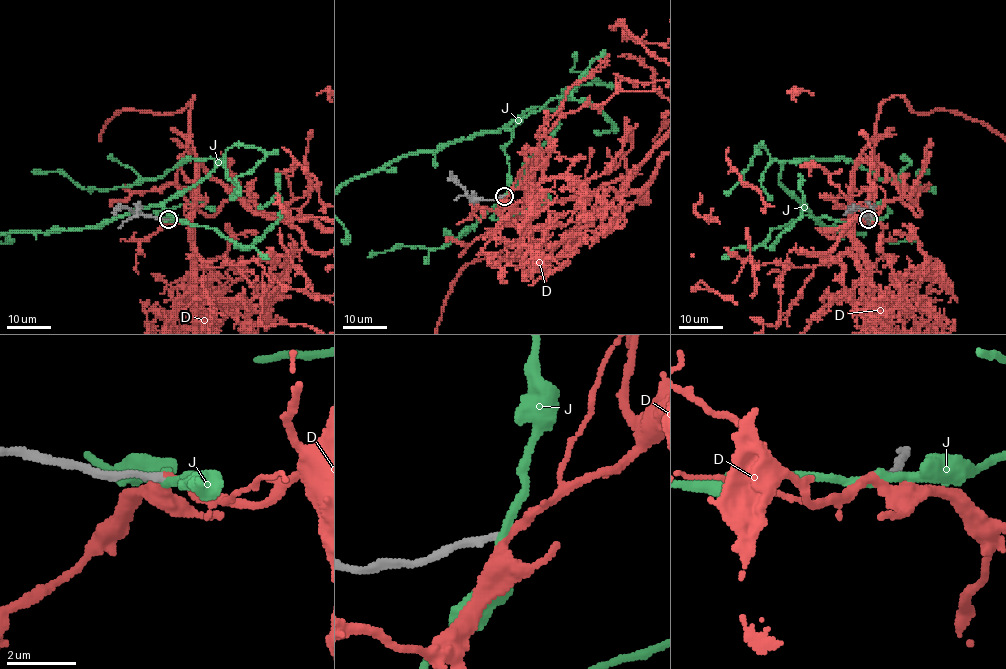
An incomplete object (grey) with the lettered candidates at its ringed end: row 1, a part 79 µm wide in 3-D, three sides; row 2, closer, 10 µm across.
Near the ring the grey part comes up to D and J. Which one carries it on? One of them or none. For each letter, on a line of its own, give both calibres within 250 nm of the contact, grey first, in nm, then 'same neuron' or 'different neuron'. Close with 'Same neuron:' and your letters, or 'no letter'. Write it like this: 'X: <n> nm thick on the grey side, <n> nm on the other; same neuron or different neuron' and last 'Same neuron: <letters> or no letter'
D: 190 nm thick on the grey side, 240 nm on the other; same neuron
J: 200 nm thick on the grey side, 260 nm on the other; different neuron
Same neuron: D

